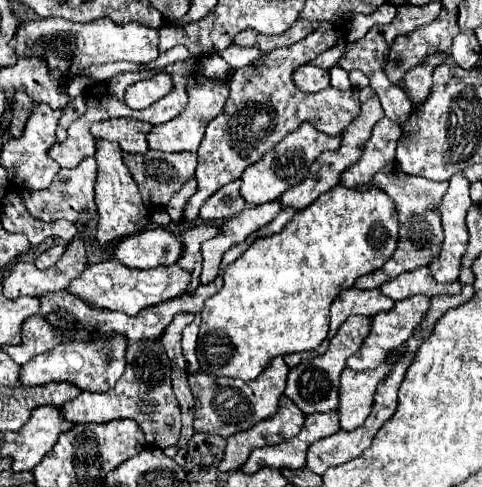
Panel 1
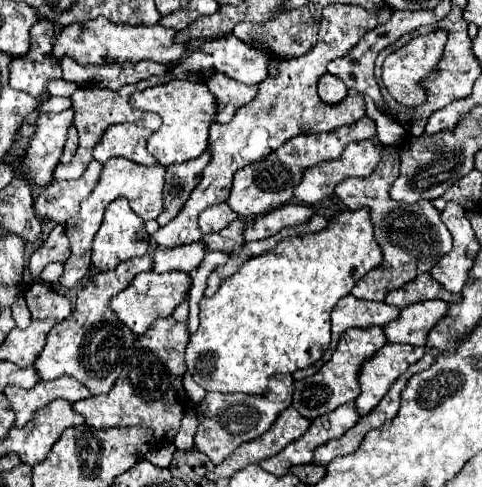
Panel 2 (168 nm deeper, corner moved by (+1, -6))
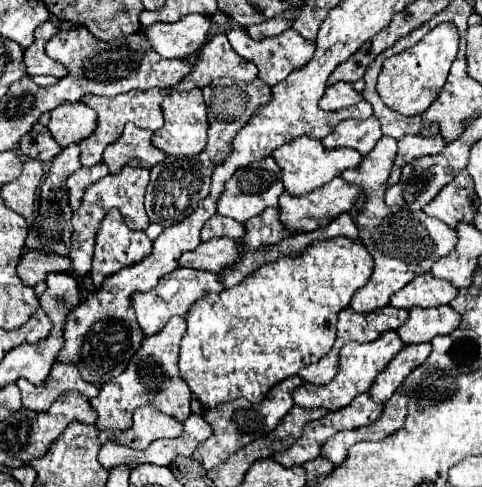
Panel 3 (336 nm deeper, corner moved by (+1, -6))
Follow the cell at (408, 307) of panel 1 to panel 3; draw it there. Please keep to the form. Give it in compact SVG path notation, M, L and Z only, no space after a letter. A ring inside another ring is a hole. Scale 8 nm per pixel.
M452 306L412 308L408 320L396 330L404 344L430 342L438 334L450 334L460 324L460 314Z

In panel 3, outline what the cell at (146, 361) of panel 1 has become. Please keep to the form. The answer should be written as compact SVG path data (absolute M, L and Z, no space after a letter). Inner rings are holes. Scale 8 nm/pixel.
M170 318L160 334L146 336L140 350L132 356L126 370L100 388L100 394L90 400L92 410L98 414L96 428L100 430L128 430L132 426L132 414L136 408L150 404L160 412L184 422L190 416L190 390L178 368L180 338L186 330L184 318Z

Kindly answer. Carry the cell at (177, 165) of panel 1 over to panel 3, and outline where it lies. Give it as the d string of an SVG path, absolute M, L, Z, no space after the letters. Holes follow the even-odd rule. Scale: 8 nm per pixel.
M124 166L120 170L120 174L108 174L106 178L88 186L80 208L72 214L74 232L72 232L72 250L68 254L72 260L72 276L76 276L76 278L88 276L90 264L92 264L92 254L94 254L94 238L96 238L98 226L100 226L102 218L108 214L108 210L118 208L124 214L126 224L132 230L146 230L148 228L150 222L148 222L148 216L144 210L144 190L146 190L148 182L150 182L150 170Z

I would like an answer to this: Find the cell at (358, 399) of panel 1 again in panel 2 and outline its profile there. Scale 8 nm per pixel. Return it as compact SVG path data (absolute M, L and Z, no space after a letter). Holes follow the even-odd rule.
M388 344L364 370L360 370L360 396L356 406L360 416L366 416L390 390L396 378L406 372L406 368L418 362L426 352L426 346L408 346L408 344Z

